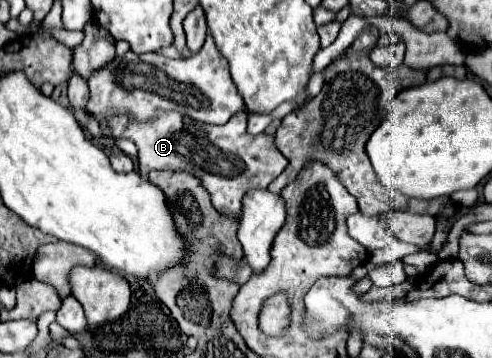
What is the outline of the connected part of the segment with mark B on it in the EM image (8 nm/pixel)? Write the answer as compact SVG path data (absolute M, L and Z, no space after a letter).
M156 112L148 122L138 122L128 116L106 116L104 120L112 140L126 138L136 144L142 176L148 176L150 170L190 172L202 180L212 196L214 208L228 218L240 216L240 202L248 190L266 188L288 166L288 160L276 148L272 136L250 136L246 132L244 112L234 114L224 126L196 122L180 112Z

